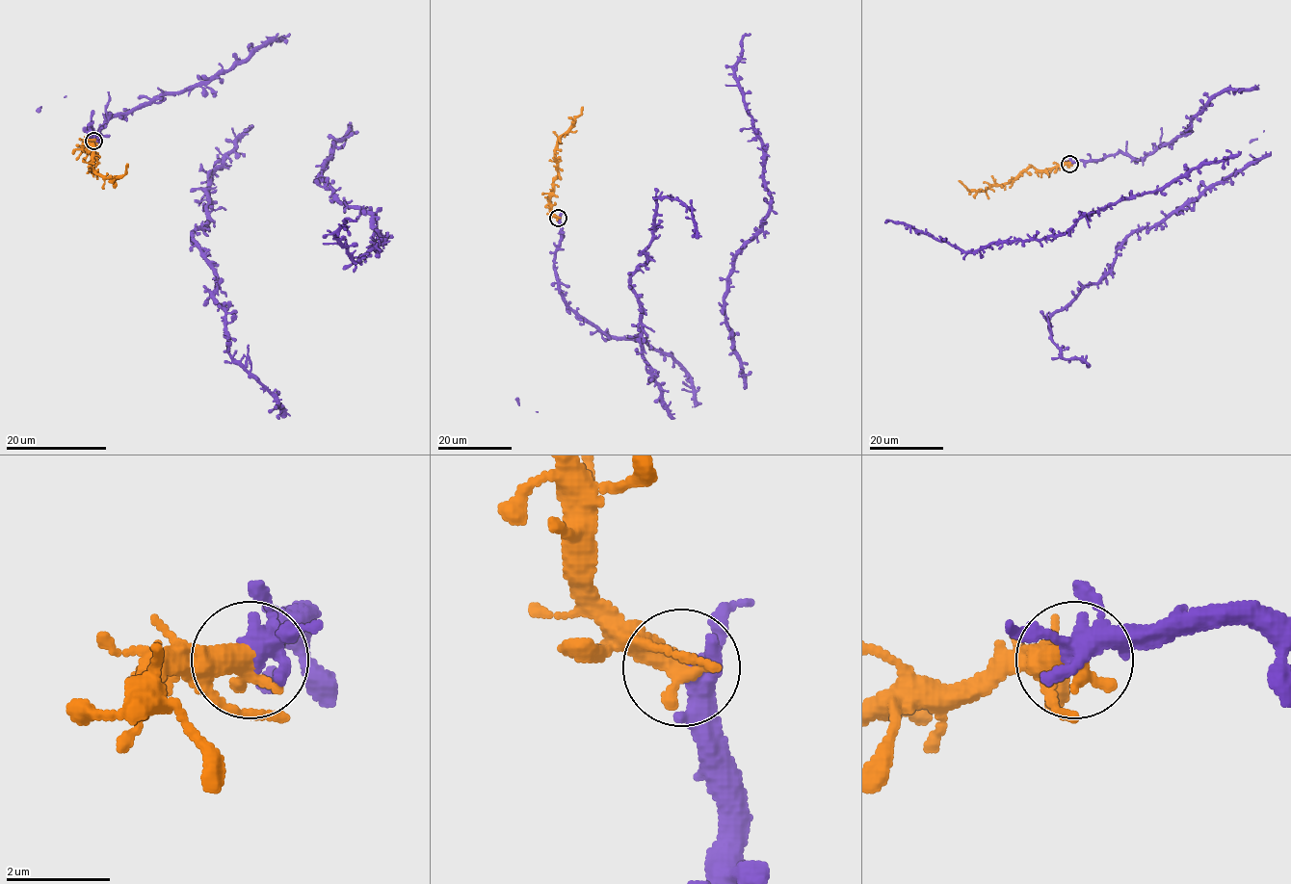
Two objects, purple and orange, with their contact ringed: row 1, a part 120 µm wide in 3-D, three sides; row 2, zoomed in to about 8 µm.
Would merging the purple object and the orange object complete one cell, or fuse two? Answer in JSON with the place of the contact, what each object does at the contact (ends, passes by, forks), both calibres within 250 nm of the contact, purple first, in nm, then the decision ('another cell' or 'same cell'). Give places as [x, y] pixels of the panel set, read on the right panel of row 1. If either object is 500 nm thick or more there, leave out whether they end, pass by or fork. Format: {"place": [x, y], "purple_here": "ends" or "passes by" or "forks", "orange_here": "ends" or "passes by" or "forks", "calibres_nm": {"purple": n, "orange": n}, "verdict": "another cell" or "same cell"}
{"place": [1069, 164], "calibres_nm": {"purple": 320, "orange": 550}, "verdict": "same cell"}

